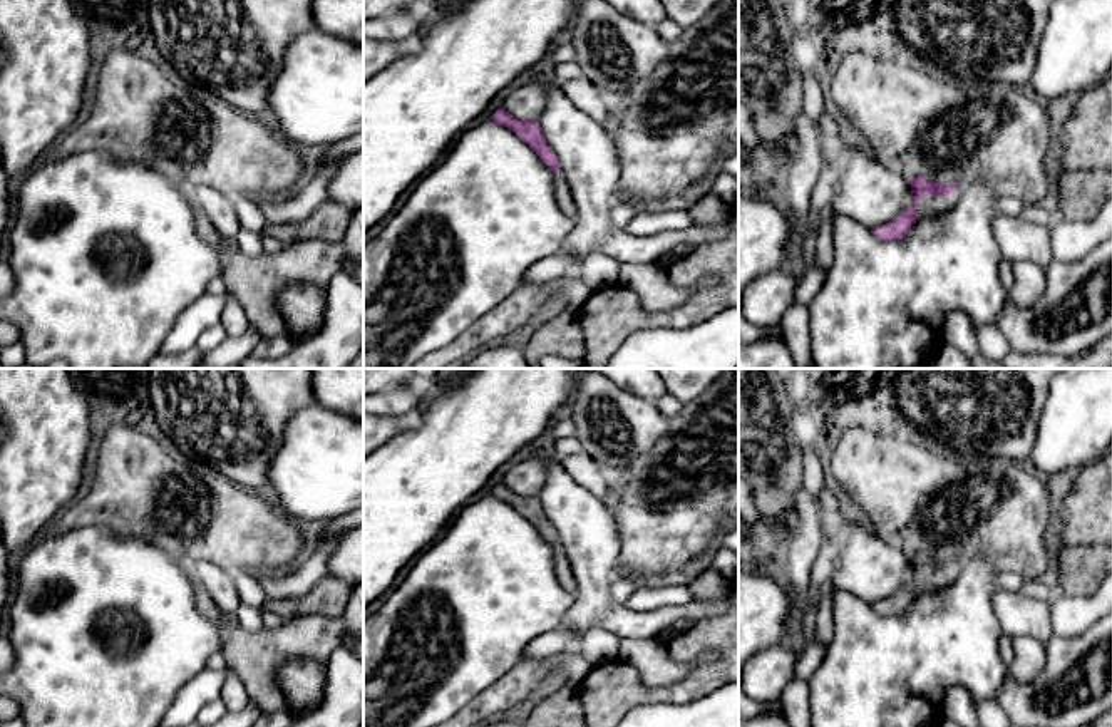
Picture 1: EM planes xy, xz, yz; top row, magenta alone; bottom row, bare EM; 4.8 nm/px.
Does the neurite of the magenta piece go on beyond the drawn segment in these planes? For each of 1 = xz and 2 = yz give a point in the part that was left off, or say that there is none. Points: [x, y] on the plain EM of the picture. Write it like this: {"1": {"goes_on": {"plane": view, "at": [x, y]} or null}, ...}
{"1": {"goes_on": {"plane": "xz", "at": [563, 573]}}, "2": {"goes_on": {"plane": "yz", "at": [926, 582]}}}

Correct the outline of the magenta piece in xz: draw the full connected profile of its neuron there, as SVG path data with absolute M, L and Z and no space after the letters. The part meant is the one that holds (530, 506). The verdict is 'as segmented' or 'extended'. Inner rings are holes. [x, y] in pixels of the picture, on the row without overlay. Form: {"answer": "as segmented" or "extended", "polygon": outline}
{"answer": "extended", "polygon": "M506 482L497 484L491 494L512 506L523 518L526 518L539 534L554 548L554 575L559 585L569 591L576 591L576 581L571 573L569 559L559 544L558 531L548 519L544 508L536 494L517 494L511 491Z"}

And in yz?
{"answer": "extended", "polygon": "M908 553L911 561L911 583L893 598L881 600L871 608L883 616L903 615L918 593L934 593L958 580L961 561L938 559L924 553Z"}

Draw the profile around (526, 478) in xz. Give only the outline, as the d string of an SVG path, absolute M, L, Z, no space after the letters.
M536 456L516 464L504 477L506 486L517 494L538 494L553 459L553 456Z

